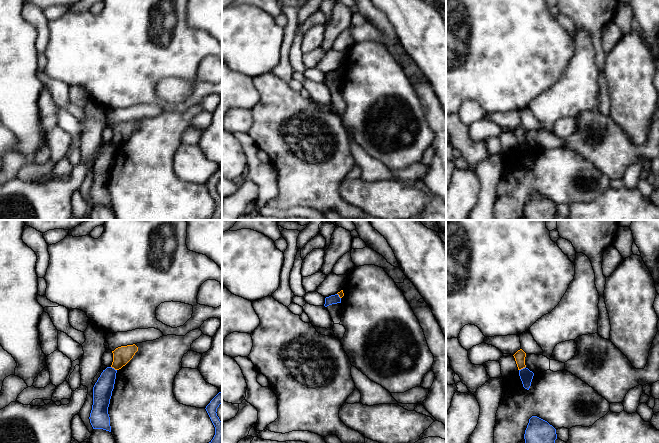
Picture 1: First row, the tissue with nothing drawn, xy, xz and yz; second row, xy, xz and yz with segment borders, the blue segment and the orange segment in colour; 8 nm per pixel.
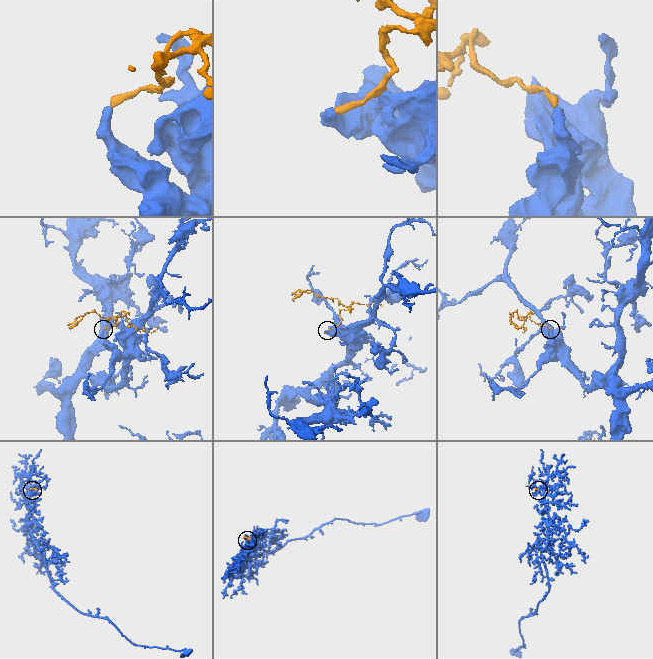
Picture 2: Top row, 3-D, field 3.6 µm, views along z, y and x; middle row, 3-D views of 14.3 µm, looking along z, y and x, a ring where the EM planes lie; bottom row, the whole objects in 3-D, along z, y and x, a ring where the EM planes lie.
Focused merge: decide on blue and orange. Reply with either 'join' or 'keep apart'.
keep apart

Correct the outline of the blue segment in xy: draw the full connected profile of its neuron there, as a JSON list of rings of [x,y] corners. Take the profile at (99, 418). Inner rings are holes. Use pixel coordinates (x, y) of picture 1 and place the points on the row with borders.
[[[107,367],[93,387],[93,405],[89,417],[93,429],[111,432],[108,407],[114,389],[116,373],[117,370]]]

